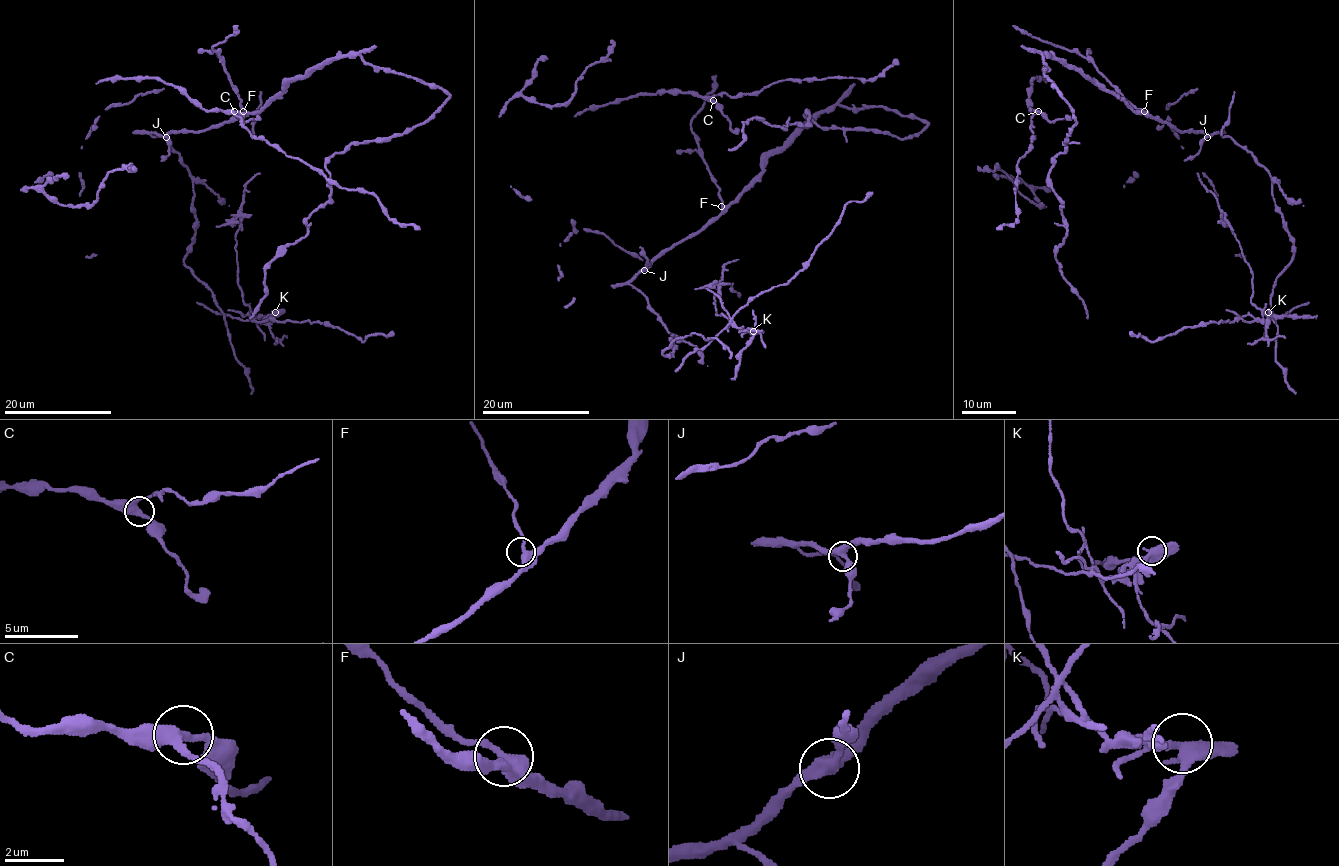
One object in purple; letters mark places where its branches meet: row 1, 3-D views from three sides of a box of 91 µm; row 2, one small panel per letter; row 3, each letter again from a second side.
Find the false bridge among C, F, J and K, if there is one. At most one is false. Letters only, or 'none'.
K

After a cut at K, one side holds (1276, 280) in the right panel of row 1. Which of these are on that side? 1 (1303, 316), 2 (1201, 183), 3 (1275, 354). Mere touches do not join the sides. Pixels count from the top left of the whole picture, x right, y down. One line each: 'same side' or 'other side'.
1: same side
2: other side
3: same side

